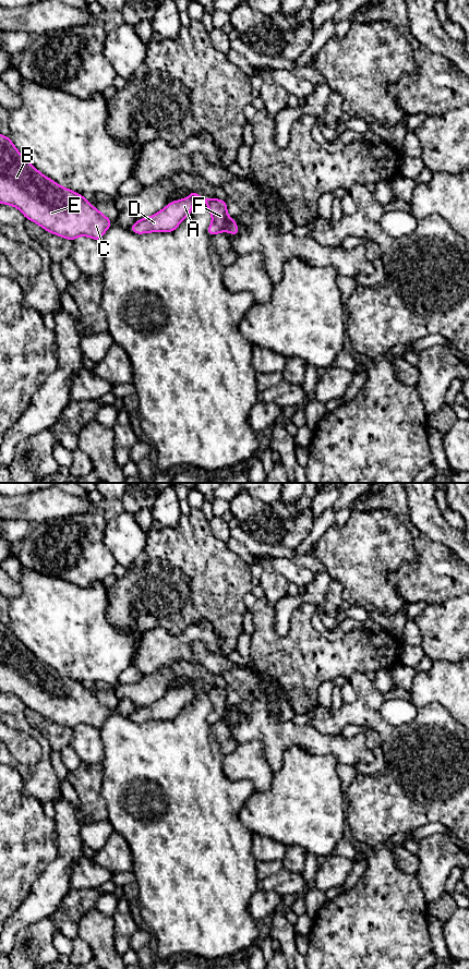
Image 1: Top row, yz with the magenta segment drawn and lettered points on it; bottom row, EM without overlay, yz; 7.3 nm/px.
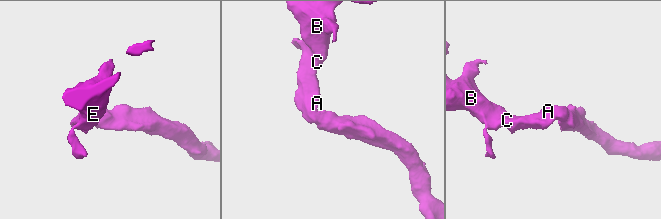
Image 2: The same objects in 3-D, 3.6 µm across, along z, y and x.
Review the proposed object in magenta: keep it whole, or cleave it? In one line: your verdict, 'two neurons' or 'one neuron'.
one neuron

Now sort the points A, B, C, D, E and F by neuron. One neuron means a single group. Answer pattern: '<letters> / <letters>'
A B C D E F

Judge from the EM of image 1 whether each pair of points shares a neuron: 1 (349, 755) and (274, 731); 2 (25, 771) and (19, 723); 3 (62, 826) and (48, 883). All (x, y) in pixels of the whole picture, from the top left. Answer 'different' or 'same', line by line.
1: same
2: same
3: same

